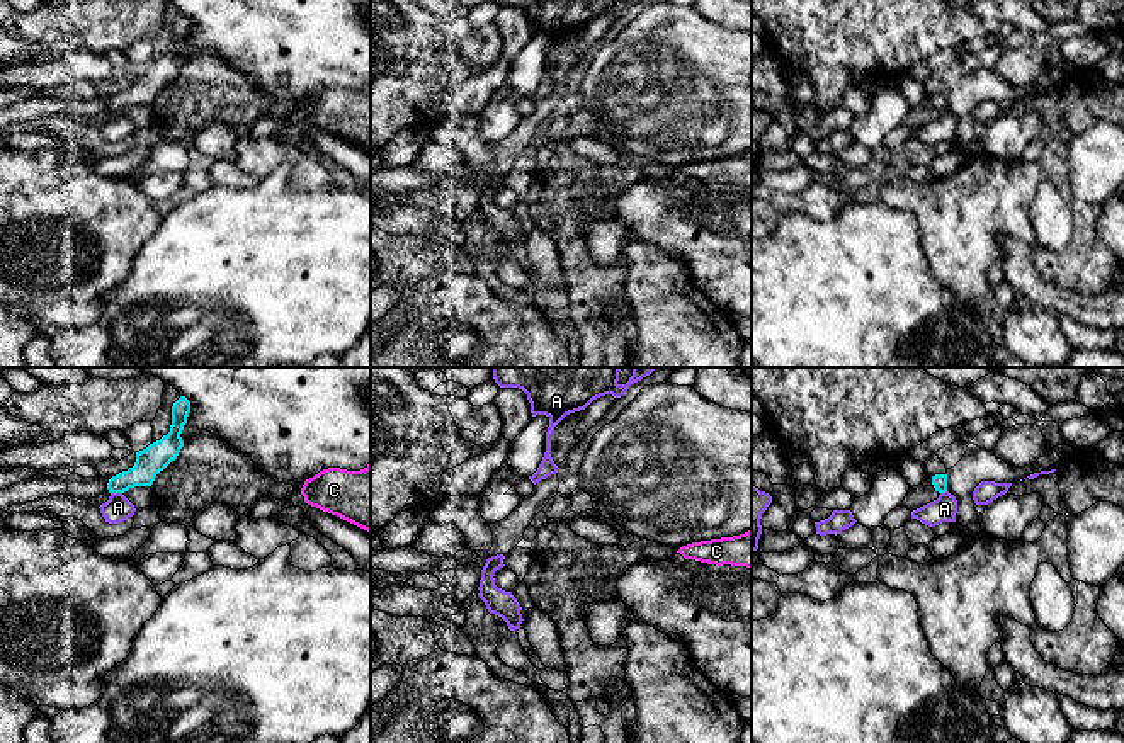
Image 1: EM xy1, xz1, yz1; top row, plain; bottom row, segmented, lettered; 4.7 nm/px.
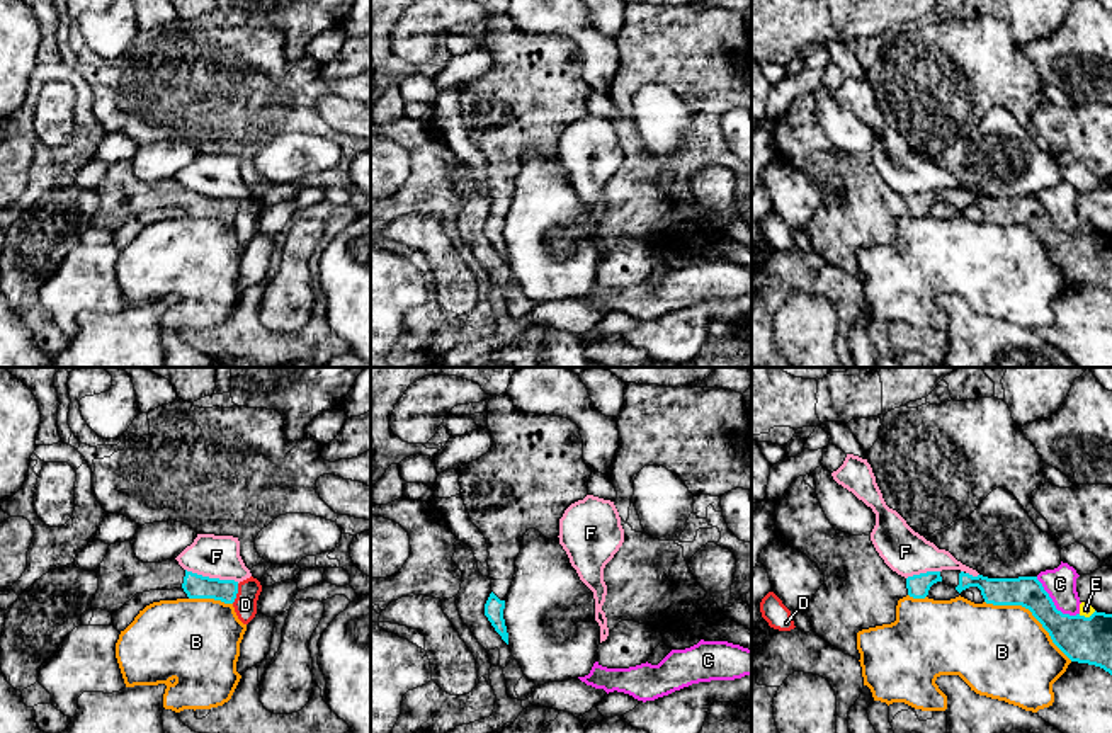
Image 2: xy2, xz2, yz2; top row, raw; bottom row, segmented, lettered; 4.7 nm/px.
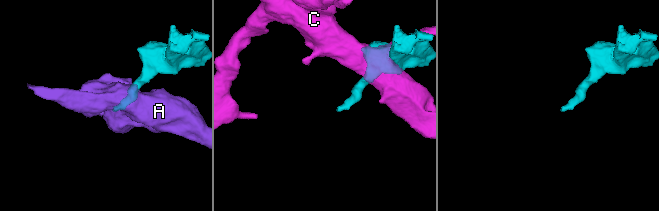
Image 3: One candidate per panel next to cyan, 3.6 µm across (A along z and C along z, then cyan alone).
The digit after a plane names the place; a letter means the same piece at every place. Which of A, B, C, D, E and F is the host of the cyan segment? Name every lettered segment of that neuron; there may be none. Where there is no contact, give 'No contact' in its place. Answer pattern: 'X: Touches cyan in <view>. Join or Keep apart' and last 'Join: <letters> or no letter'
A: Touches cyan in xy1. Keep apart
B: Touches cyan in yz2. Keep apart
C: Touches cyan in yz2. Keep apart
D: Touches cyan in xy2. Keep apart
E: Touches cyan in yz2. Keep apart
F: Touches cyan in xy2. Keep apart
Join: no letter

